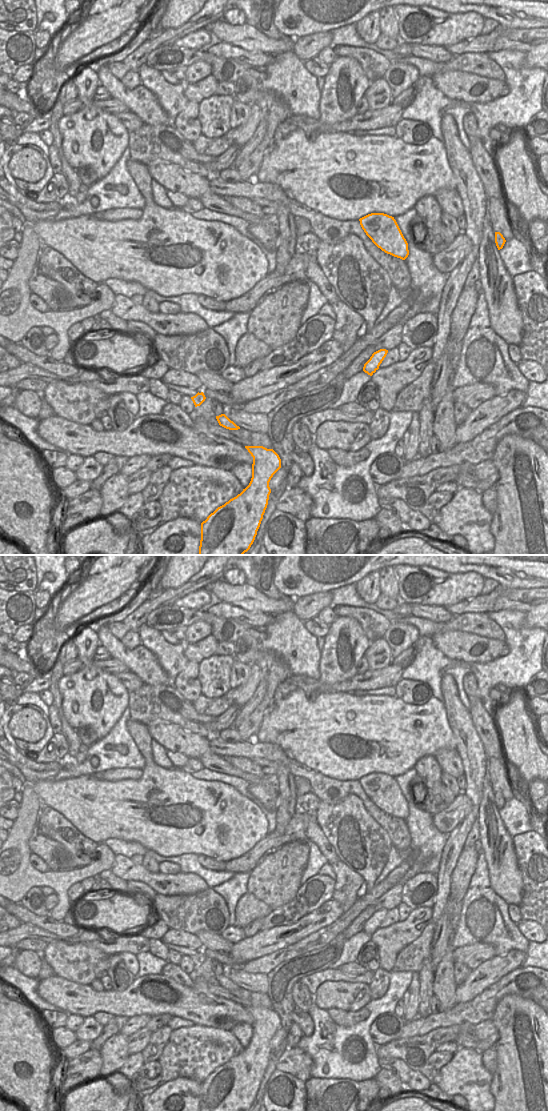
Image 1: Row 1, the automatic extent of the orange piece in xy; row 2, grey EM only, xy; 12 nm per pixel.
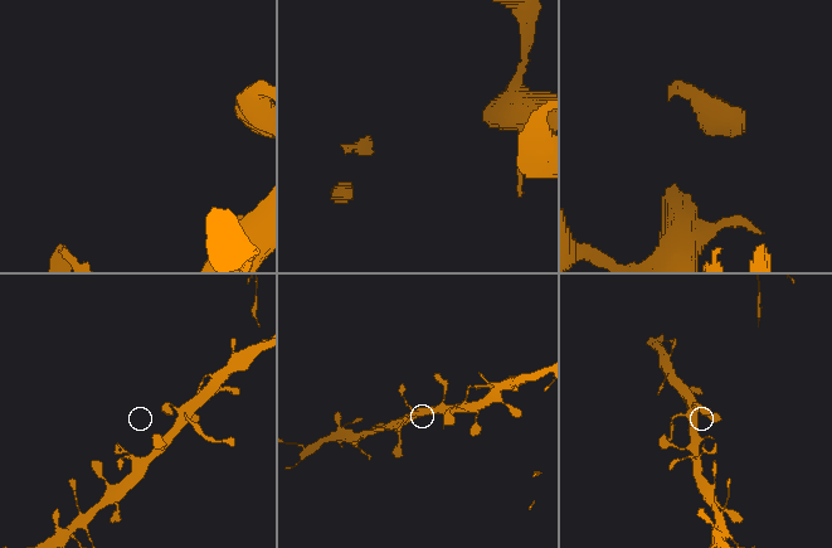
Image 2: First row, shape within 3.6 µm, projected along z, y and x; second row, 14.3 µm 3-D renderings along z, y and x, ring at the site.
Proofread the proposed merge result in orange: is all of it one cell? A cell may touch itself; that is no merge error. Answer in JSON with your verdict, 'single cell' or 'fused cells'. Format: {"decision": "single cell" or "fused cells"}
{"decision": "single cell"}

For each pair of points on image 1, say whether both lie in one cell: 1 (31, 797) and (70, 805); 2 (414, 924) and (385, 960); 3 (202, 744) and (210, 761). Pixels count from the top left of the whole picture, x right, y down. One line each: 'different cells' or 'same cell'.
1: different cells
2: same cell
3: different cells

